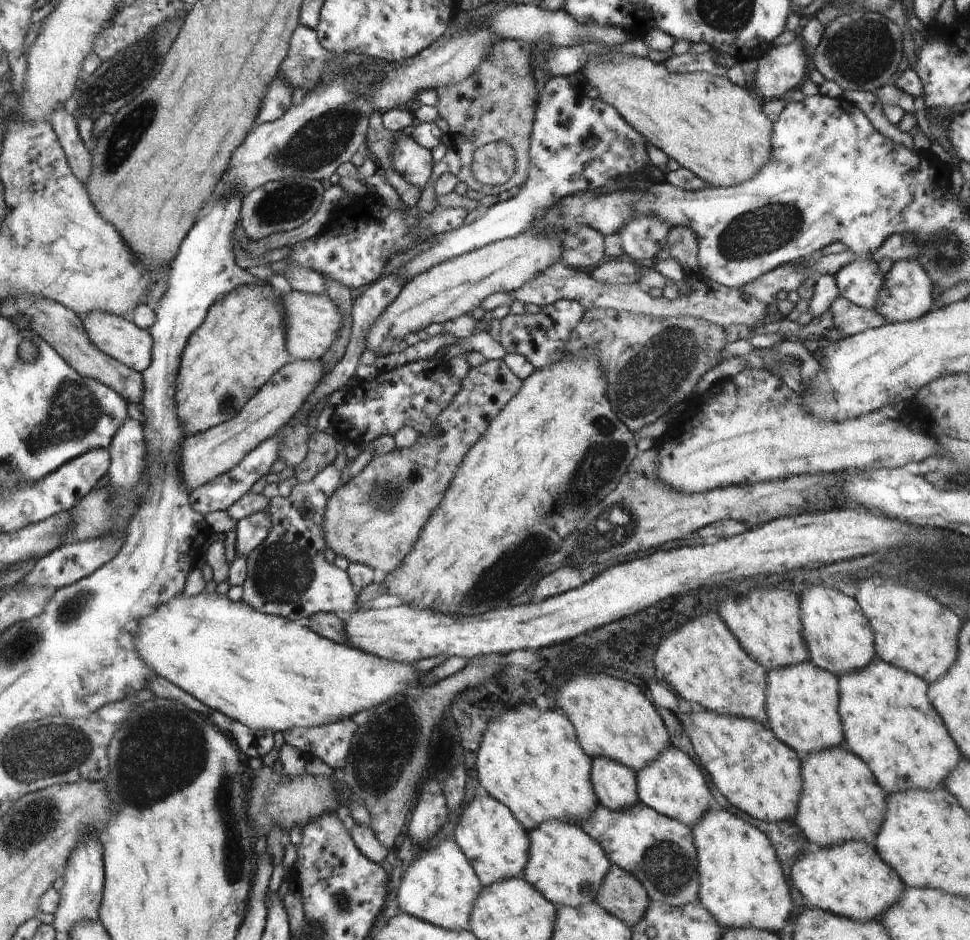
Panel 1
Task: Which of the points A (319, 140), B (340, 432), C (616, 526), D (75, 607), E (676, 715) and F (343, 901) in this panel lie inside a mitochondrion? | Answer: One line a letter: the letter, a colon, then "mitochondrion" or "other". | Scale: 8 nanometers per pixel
A: mitochondrion
B: other
C: mitochondrion
D: mitochondrion
E: other
F: mitochondrion

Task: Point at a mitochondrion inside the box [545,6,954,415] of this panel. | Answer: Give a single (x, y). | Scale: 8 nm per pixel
(860, 52)

